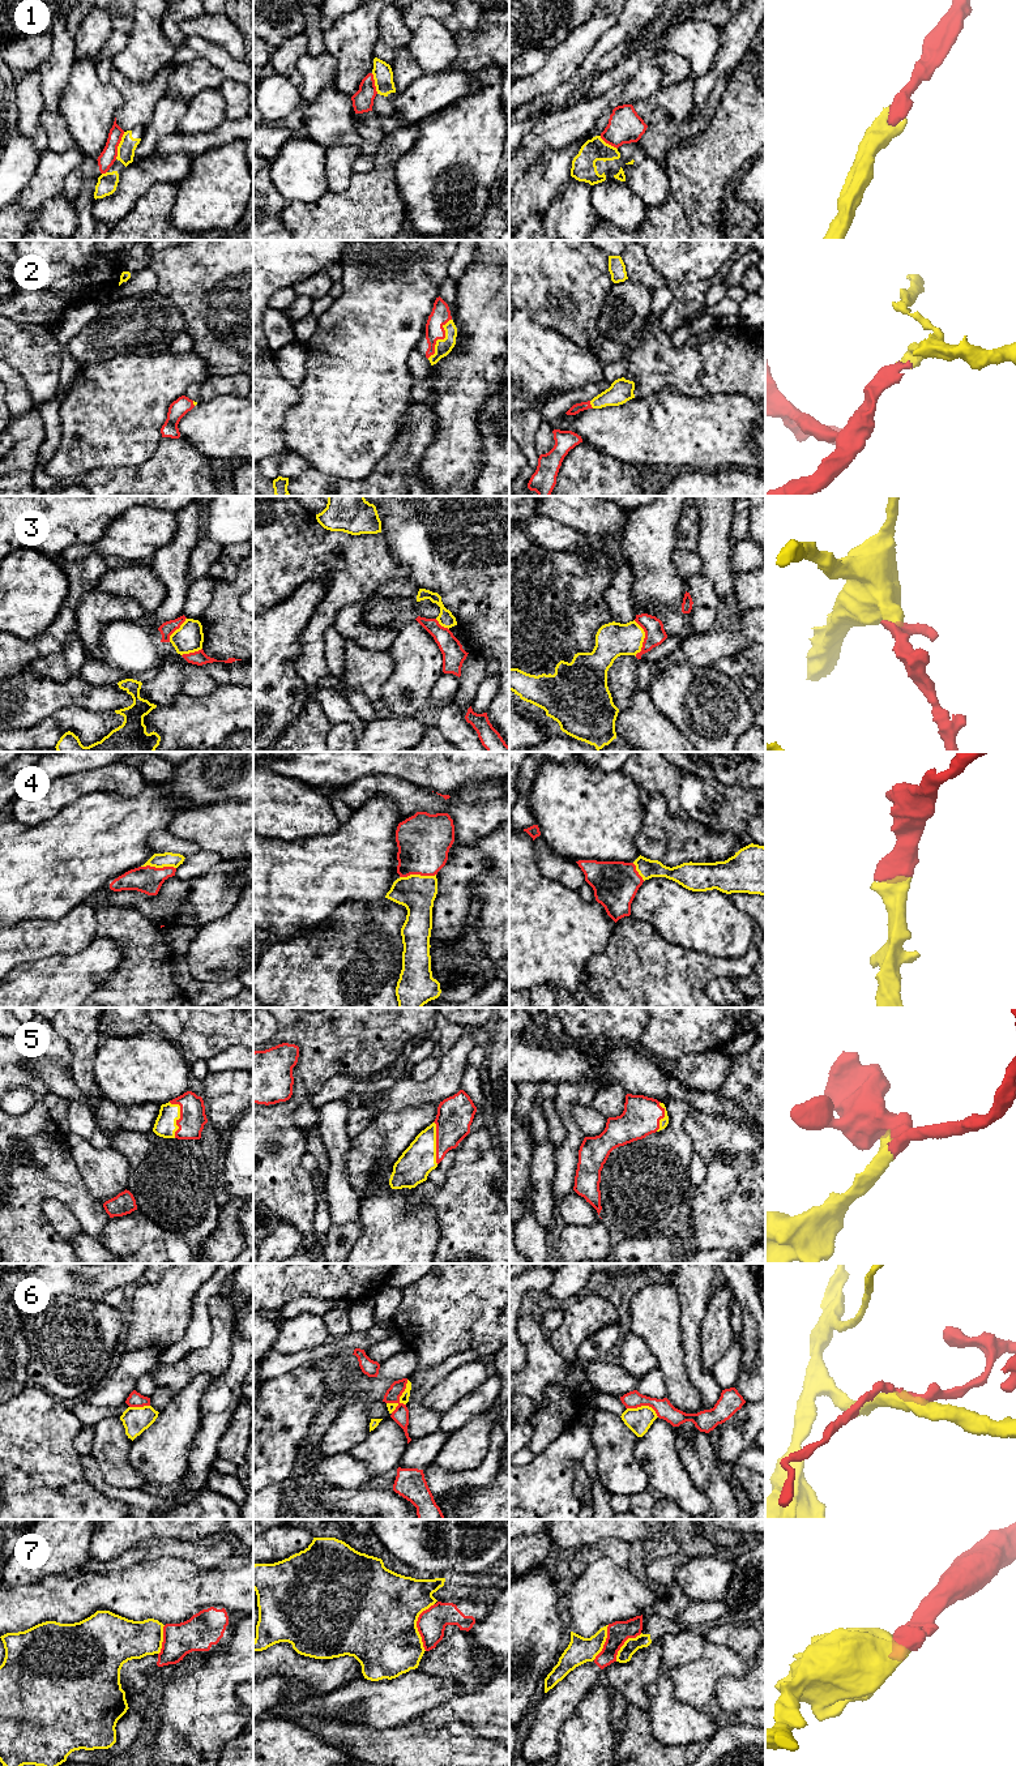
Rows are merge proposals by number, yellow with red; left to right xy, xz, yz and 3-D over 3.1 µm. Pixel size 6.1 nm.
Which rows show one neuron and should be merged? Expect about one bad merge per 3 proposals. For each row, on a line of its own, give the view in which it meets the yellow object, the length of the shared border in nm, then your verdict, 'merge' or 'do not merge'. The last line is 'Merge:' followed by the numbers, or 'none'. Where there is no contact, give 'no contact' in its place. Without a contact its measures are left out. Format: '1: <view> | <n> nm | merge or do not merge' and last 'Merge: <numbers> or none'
1: xy | 180 nm | do not merge
2: xz | 280 nm | merge
3: yz | 220 nm | do not merge
4: xz | 220 nm | merge
5: xy | 220 nm | merge
6: xz | 240 nm | do not merge
7: xz | 300 nm | do not merge
Merge: 2, 4, 5

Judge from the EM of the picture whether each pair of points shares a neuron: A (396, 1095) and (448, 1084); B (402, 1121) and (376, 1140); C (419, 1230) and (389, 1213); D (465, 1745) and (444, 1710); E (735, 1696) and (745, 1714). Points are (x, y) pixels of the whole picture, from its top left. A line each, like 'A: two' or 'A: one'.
A: one
B: one
C: one
D: two
E: two

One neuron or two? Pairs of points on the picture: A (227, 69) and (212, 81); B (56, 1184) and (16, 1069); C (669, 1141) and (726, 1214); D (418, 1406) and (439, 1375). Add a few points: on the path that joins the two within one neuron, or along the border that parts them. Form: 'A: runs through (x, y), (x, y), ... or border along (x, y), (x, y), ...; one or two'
A: border along (195, 59), (206, 59), (225, 77); two
B: runs through (39, 1155), (39, 1098); one
C: border along (684, 1121), (683, 1129), (694, 1151); two
D: runs through (418, 1397), (418, 1392), (430, 1380); one

